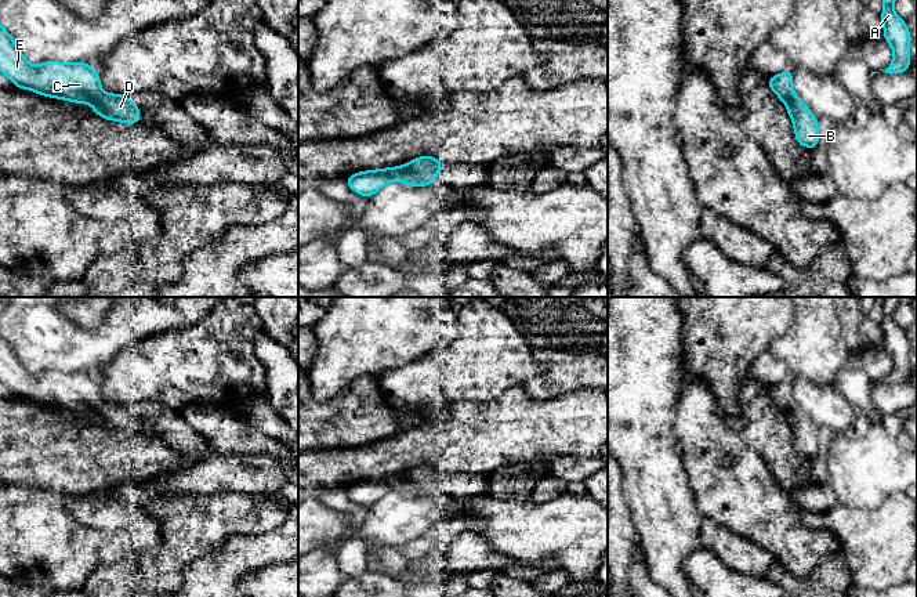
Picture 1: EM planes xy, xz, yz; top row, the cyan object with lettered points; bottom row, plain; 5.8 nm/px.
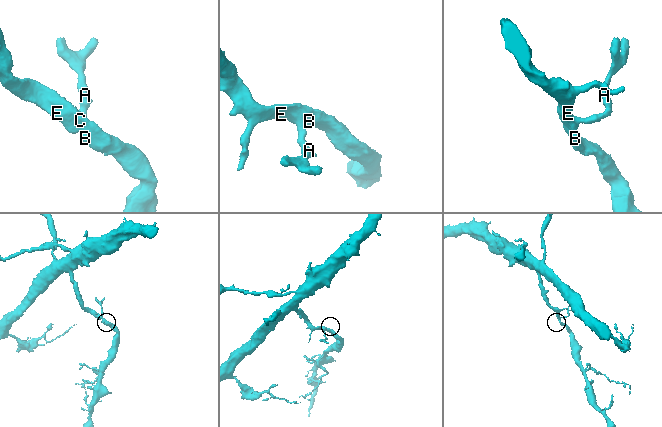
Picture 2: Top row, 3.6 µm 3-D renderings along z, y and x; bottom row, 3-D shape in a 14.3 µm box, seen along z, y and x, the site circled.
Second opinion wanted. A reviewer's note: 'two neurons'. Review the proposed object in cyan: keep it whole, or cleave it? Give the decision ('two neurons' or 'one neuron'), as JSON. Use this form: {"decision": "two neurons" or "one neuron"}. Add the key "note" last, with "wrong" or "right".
{"decision": "one neuron", "note": "wrong"}

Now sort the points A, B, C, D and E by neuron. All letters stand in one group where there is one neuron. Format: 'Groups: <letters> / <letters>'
Groups: A B C D E

